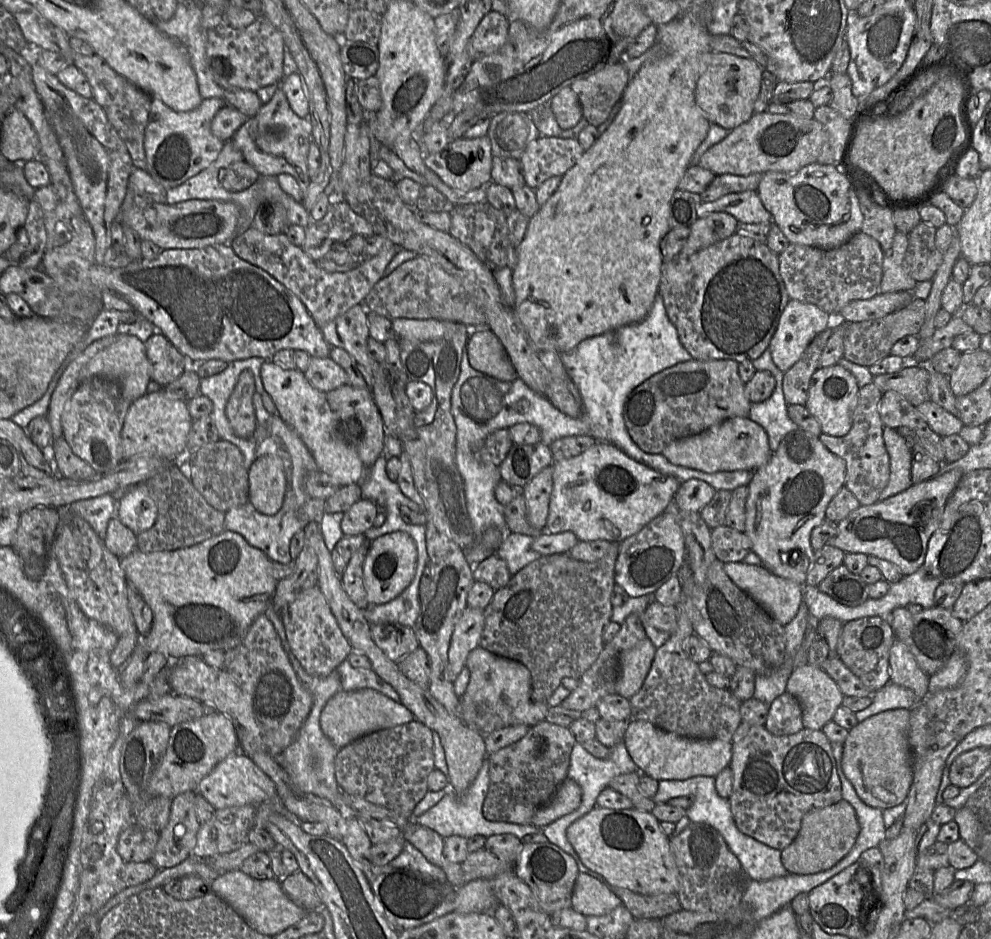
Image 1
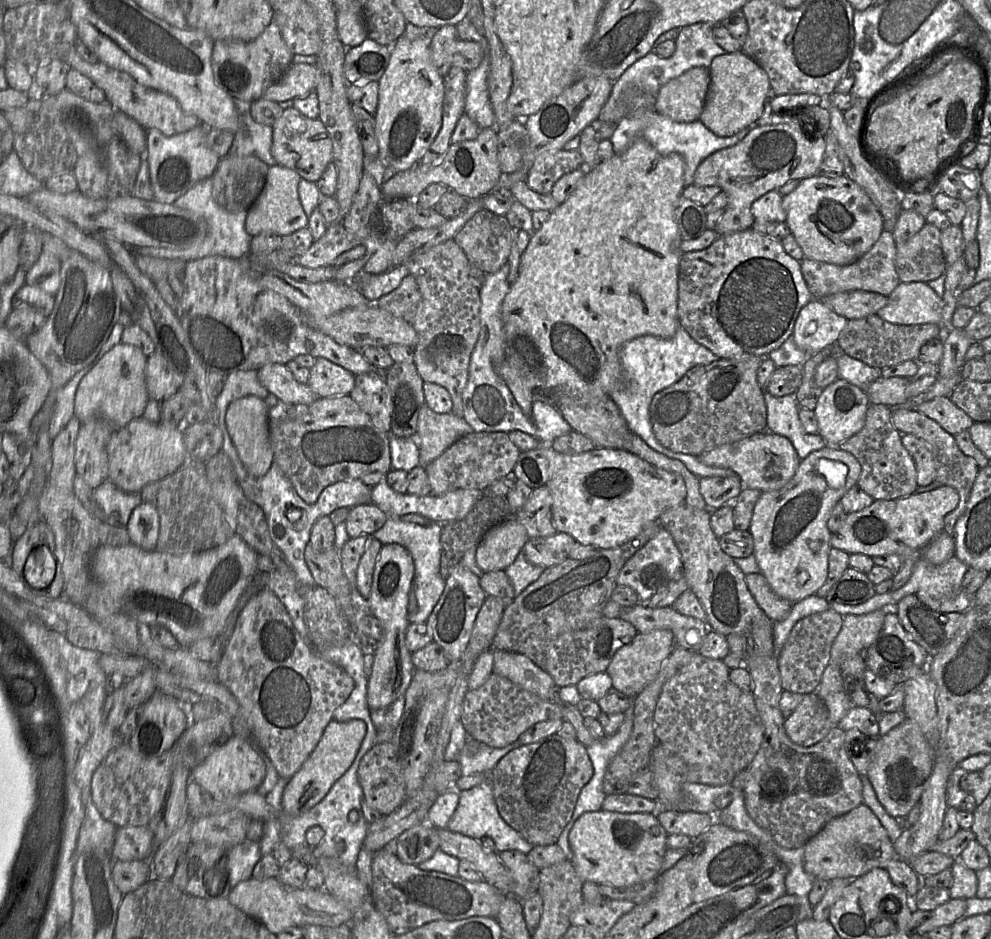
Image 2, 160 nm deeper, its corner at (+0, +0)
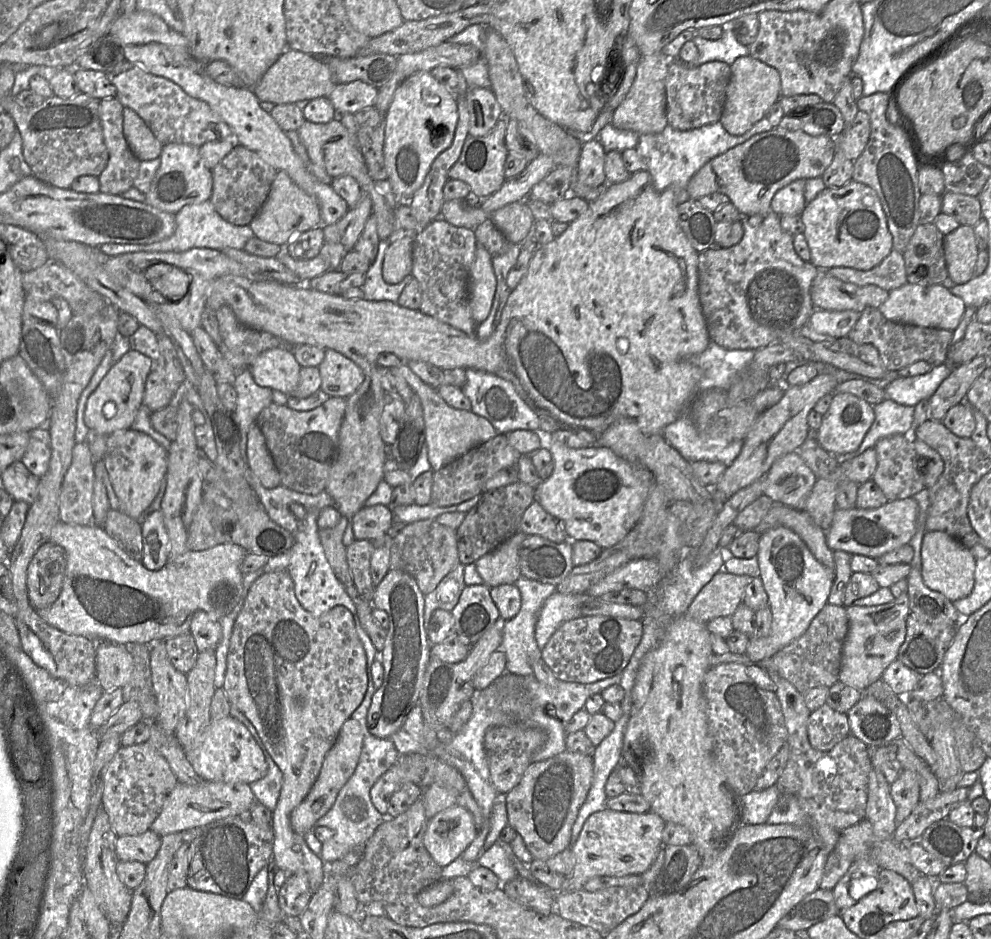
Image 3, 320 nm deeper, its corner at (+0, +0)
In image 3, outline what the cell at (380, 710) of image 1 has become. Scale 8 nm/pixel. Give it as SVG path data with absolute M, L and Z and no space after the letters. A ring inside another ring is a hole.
M353 718L347 719L337 736L337 739L326 754L320 773L306 798L292 811L290 816L293 830L304 836L312 825L323 817L333 806L341 788L353 775L363 747L363 733L358 721Z

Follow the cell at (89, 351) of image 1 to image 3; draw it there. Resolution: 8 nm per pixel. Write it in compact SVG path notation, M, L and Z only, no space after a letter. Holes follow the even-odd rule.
M76 443L59 494L59 521L67 524L95 525L93 465L89 443Z

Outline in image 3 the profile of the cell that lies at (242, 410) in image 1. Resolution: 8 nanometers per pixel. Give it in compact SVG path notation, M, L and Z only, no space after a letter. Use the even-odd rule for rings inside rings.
M256 423L250 427L247 433L246 457L249 468L263 487L272 489L281 485L277 467Z

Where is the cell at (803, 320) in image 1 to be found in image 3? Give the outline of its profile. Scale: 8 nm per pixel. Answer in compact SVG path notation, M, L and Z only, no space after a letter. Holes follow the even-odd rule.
M814 308L807 324L820 334L840 339L849 334L860 313L854 310L826 311Z

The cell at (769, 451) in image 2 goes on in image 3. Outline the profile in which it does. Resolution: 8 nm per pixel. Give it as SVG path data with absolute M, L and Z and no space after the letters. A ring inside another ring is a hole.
M798 451L777 459L762 478L763 493L775 503L803 510L818 478Z

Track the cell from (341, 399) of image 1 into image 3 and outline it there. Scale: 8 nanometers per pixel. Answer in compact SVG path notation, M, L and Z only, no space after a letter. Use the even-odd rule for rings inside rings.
M332 397L321 406L305 412L271 402L256 419L277 470L281 485L309 495L325 491L331 468L339 454L338 434L344 419L346 399Z

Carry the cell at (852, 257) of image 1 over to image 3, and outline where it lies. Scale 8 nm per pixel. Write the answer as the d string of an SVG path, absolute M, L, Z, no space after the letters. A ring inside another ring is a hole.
M894 249L880 264L870 270L832 267L825 271L829 275L844 282L853 283L859 286L875 285L888 292L907 283L902 253Z

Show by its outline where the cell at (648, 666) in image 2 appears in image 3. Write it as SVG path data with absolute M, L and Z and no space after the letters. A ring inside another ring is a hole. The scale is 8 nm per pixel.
M719 571L699 591L685 616L705 624L717 617L731 617L742 603L745 589L753 578Z

